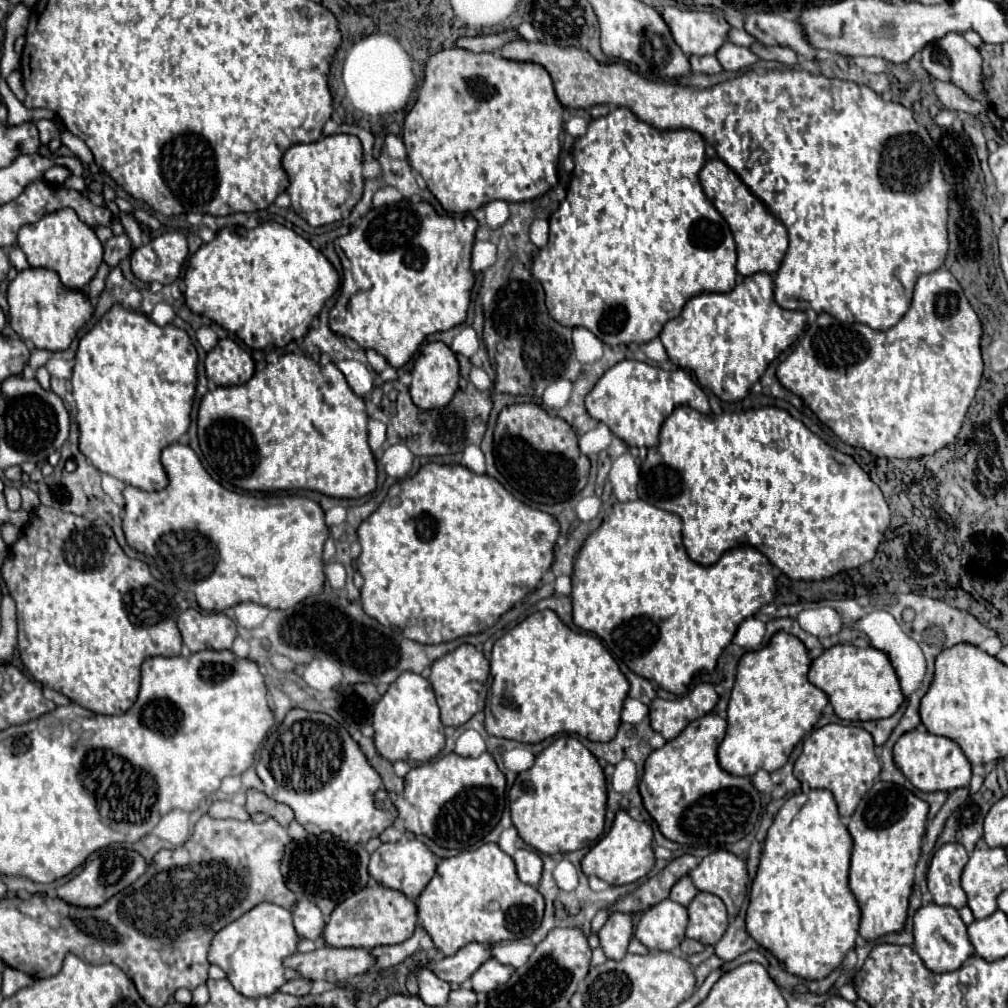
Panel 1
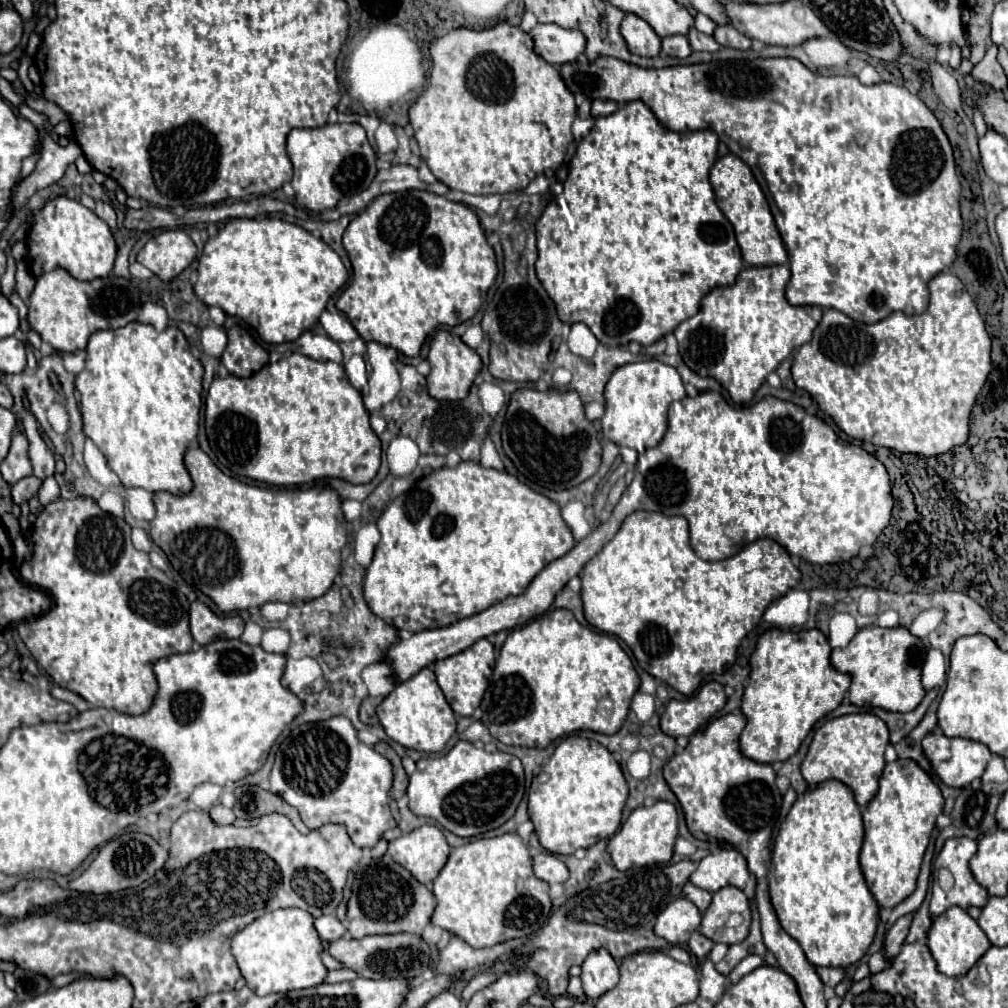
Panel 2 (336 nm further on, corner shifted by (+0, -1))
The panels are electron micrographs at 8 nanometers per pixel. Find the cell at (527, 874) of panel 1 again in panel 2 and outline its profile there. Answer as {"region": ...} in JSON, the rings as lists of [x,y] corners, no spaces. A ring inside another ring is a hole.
{"region":[[[541,852],[533,856],[533,870],[535,870],[535,876],[545,880],[547,884],[557,884],[557,882],[563,884],[569,878],[567,866],[549,852]]]}

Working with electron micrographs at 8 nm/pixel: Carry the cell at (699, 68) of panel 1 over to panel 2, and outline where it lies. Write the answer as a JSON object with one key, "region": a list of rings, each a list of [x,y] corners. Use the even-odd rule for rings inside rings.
{"region":[[[673,34],[661,40],[661,52],[667,56],[677,56],[677,58],[687,58],[691,54],[691,46],[685,36]]]}

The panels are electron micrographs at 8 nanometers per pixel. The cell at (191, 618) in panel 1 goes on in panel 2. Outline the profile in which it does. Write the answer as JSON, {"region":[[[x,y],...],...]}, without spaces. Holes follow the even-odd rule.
{"region":[[[199,600],[191,604],[189,616],[191,616],[191,634],[195,642],[199,642],[201,646],[211,644],[219,638],[239,638],[245,626],[240,616],[217,616],[207,604]]]}

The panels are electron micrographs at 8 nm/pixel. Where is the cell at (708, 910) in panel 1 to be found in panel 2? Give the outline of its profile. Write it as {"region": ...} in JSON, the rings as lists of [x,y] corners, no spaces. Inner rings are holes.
{"region":[[[725,886],[713,894],[713,902],[703,914],[701,934],[711,940],[739,944],[747,938],[751,924],[751,906],[743,890]]]}

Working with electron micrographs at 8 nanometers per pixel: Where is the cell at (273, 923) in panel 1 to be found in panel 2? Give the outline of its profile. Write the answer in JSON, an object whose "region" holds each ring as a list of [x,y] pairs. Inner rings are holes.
{"region":[[[281,908],[263,914],[233,936],[231,950],[247,986],[259,996],[313,988],[323,984],[327,976],[327,968],[321,962],[323,942],[313,926],[313,916],[301,908]]]}

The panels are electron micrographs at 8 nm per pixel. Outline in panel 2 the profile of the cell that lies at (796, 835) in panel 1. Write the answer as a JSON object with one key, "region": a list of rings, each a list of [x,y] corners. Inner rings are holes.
{"region":[[[825,780],[823,784],[797,796],[785,822],[779,828],[773,846],[773,874],[769,878],[769,894],[783,930],[795,938],[813,966],[849,966],[855,964],[869,950],[877,924],[879,906],[867,888],[859,866],[859,852],[863,844],[863,818],[853,790],[839,780]]]}

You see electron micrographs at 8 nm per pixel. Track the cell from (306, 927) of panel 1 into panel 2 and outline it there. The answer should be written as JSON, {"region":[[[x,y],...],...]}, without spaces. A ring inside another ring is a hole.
{"region":[[[319,916],[319,918],[315,918],[315,930],[319,932],[321,940],[325,940],[325,942],[339,940],[341,936],[347,934],[347,928],[339,922],[337,916]]]}

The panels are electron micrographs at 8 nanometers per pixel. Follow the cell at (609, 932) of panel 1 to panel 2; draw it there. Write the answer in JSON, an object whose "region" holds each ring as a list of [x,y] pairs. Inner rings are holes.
{"region":[[[607,950],[591,952],[581,968],[583,968],[581,972],[583,990],[585,996],[591,1000],[597,1000],[607,990],[615,988],[619,982],[619,968],[611,958],[611,954],[607,954]]]}

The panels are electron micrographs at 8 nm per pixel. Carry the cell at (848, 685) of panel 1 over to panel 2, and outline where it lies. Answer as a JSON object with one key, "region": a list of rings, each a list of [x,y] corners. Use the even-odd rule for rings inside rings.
{"region":[[[867,626],[861,628],[845,648],[835,648],[831,654],[831,662],[837,670],[851,674],[853,684],[849,688],[849,698],[853,704],[869,704],[895,712],[911,712],[925,696],[925,688],[921,684],[921,668],[927,650],[927,644],[921,638],[913,636],[905,626]]]}

